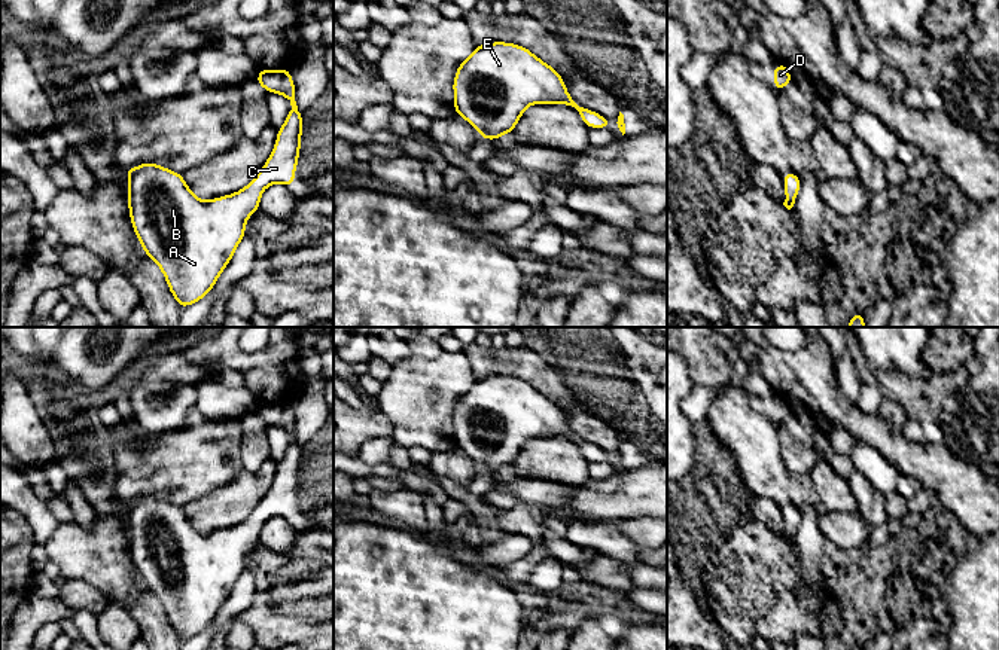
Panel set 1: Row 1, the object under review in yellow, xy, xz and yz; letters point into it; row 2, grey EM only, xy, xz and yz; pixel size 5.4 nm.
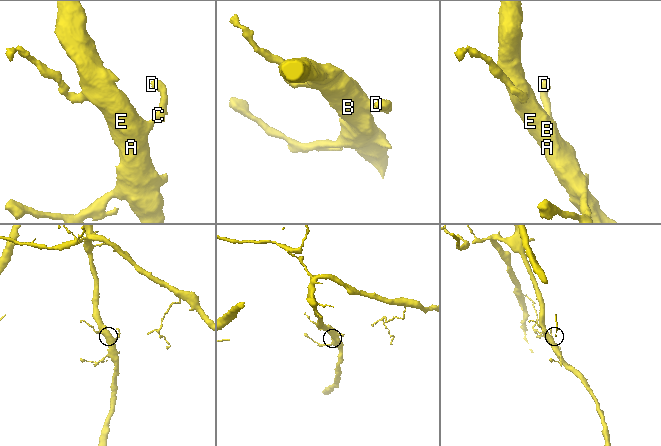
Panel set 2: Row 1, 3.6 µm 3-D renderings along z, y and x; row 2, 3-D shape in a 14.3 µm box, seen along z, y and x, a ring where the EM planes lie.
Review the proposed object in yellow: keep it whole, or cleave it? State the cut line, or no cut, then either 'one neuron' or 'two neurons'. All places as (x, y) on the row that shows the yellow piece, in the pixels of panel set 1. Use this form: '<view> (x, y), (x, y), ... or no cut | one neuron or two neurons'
no cut | one neuron

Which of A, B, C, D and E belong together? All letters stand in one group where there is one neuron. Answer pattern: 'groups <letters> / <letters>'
groups A B C D E

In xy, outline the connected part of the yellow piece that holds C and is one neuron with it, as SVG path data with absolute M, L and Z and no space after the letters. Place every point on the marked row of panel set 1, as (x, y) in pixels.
M259 68L256 80L266 92L286 97L292 109L283 126L277 131L275 146L268 161L246 187L231 195L202 201L185 183L183 174L152 162L125 168L133 229L144 253L161 268L168 289L180 308L201 300L214 287L219 275L225 271L244 238L247 219L259 210L262 192L275 183L287 187L295 183L304 122L295 101L292 74L289 68Z

